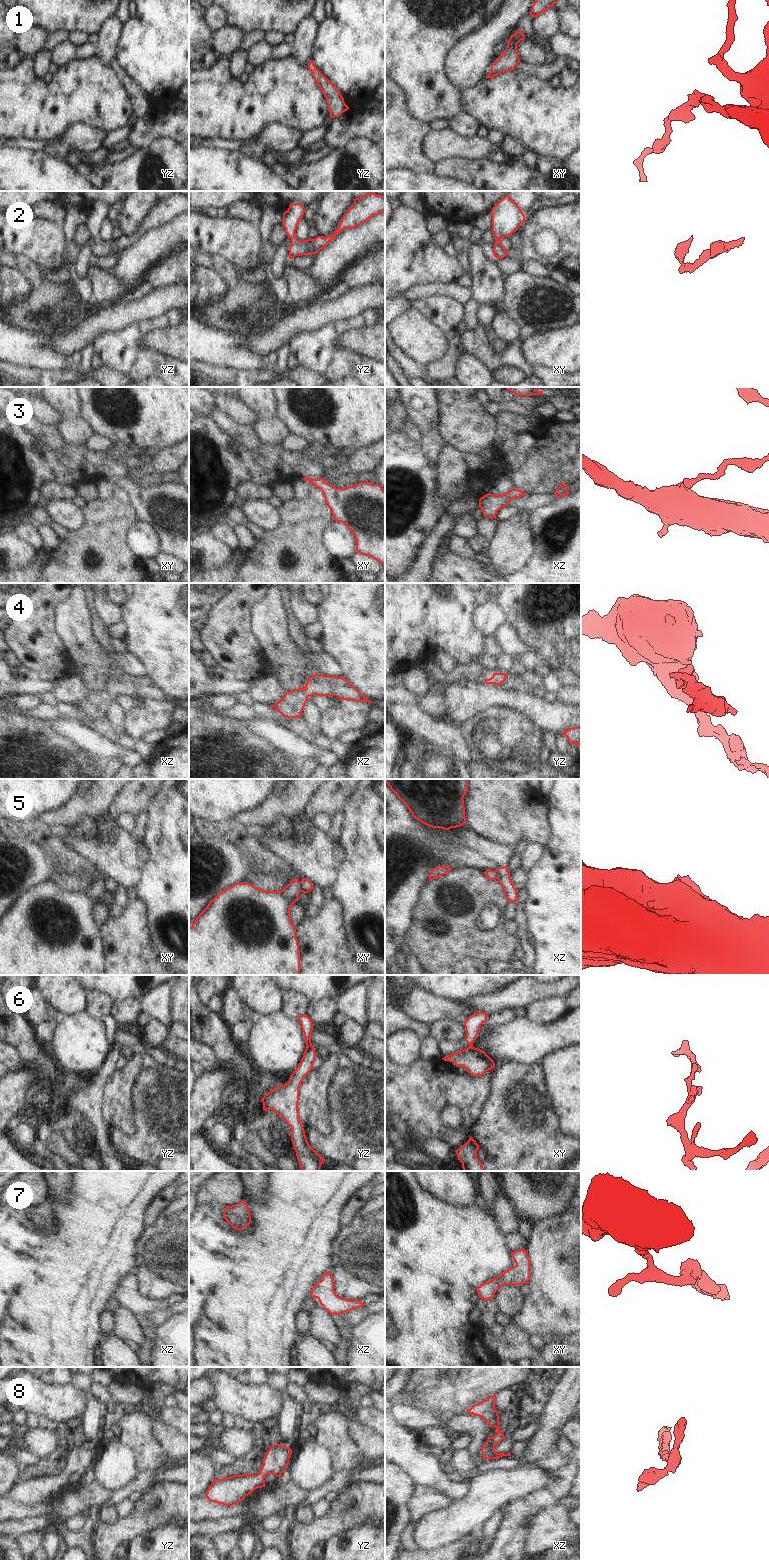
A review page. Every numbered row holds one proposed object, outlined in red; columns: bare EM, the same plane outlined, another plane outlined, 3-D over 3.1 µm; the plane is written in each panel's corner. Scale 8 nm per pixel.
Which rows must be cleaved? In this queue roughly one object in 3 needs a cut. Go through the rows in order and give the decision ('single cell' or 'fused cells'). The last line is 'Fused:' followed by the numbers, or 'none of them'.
1: single cell
2: single cell
3: single cell
4: single cell
5: fused cells
6: fused cells
7: single cell
8: single cell
Fused: 5, 6

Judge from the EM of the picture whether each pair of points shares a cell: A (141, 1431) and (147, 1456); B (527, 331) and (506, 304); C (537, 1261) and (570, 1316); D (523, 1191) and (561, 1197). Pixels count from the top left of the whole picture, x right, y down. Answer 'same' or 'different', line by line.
A: same
B: same
C: same
D: same

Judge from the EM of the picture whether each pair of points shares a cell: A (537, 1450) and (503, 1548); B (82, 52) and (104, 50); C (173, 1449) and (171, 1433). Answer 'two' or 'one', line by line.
A: two
B: two
C: one

